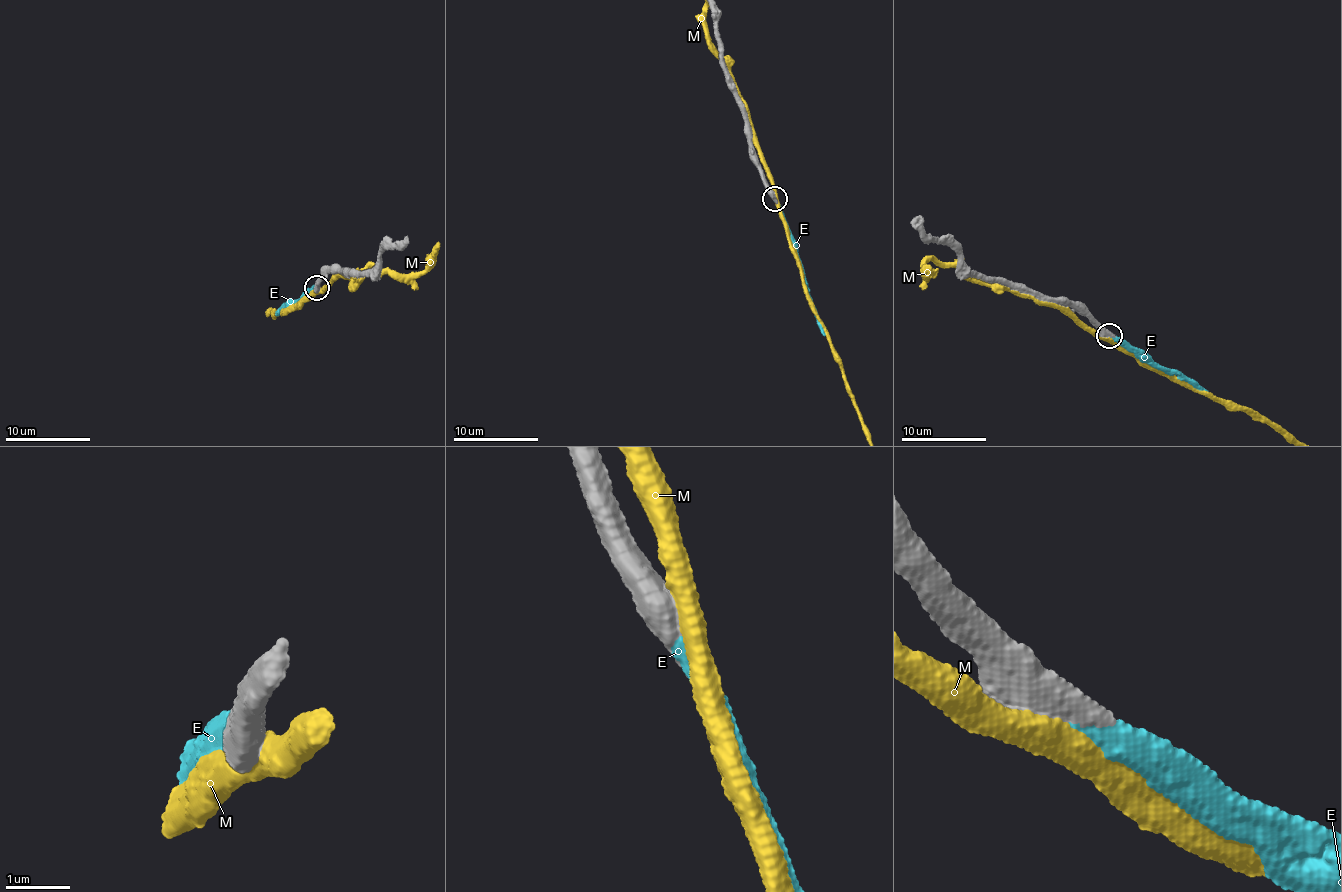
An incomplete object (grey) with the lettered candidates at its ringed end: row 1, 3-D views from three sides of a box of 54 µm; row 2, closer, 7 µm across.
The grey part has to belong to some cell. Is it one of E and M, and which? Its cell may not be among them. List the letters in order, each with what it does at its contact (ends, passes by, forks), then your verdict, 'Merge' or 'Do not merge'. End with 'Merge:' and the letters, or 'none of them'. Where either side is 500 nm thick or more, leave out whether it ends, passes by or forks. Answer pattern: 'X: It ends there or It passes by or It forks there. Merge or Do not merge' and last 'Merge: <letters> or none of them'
E: Merge
M: Do not merge
Merge: E

